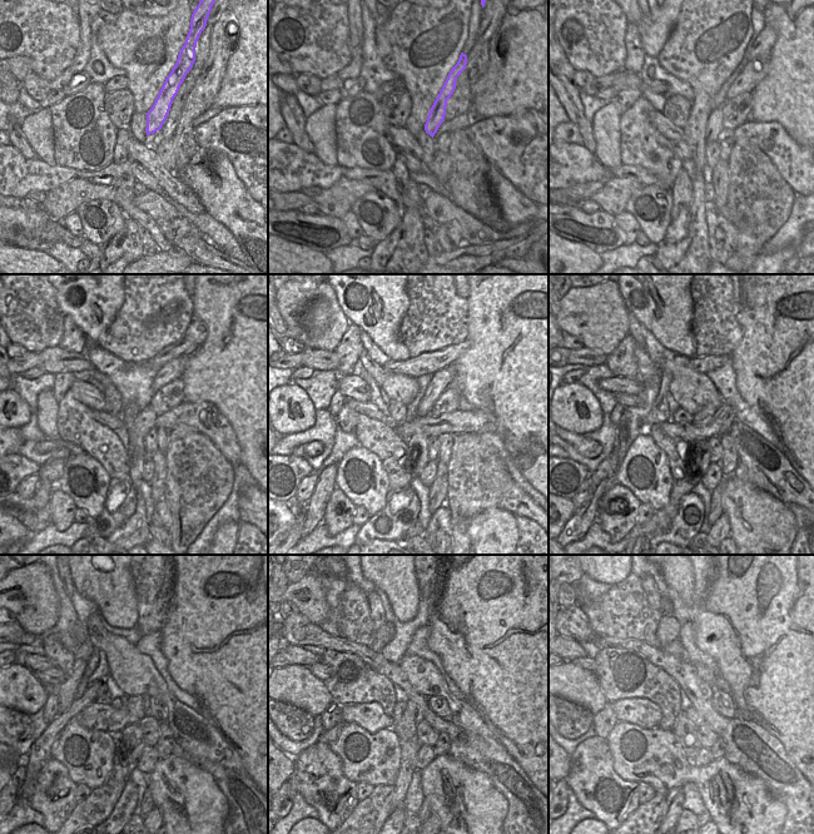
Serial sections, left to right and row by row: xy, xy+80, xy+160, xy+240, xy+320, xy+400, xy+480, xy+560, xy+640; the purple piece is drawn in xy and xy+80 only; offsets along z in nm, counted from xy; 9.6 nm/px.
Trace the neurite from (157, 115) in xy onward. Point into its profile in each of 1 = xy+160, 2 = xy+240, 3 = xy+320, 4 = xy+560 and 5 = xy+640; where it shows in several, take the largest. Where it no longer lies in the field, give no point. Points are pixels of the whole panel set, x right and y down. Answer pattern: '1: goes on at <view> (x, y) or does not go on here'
1: goes on at xy+160 (714, 130)
2: goes on at xy+240 (145, 421)
3: goes on at xy+320 (417, 455)
4: goes on at xy+560 (408, 749)
5: goes on at xy+640 (675, 798)

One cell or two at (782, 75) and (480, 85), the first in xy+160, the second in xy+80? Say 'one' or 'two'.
two

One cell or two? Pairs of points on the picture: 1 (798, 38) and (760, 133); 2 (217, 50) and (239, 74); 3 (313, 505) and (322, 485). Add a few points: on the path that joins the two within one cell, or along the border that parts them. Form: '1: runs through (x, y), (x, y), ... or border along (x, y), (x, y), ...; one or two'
1: border along (750, 119), (758, 122), (777, 120), (790, 137); two
2: border along (238, 33), (238, 39), (227, 61), (219, 89); two
3: runs through (318, 500), (322, 490); one

